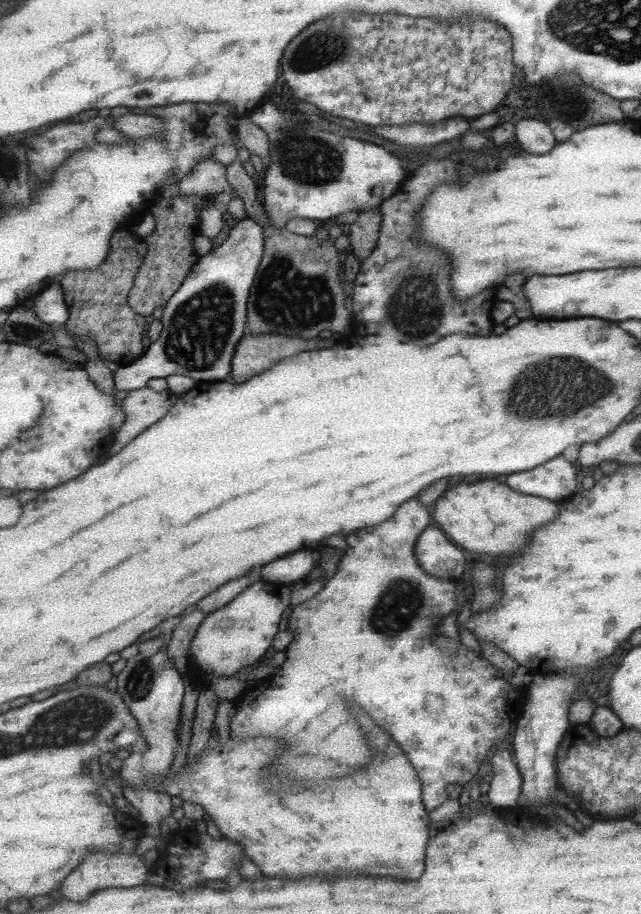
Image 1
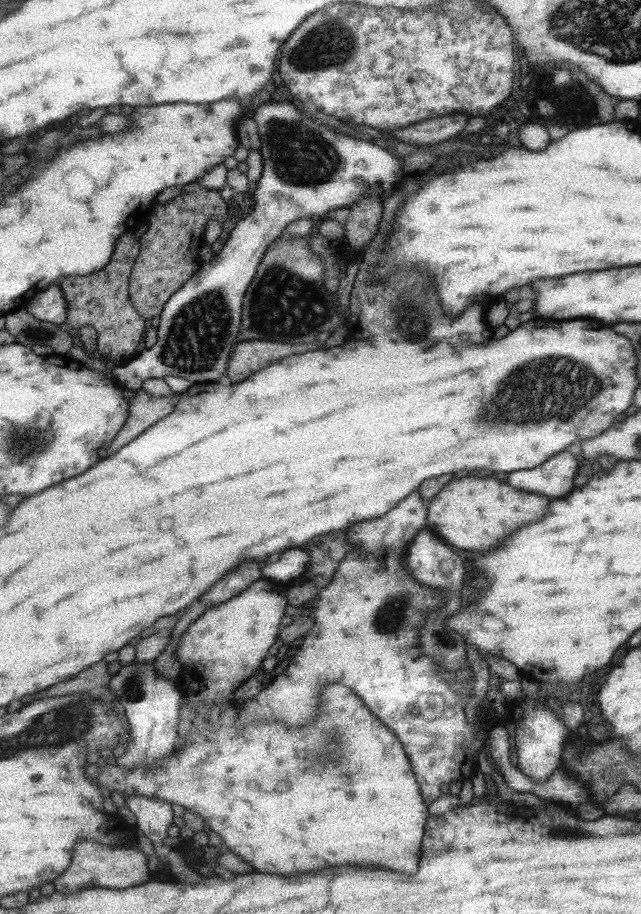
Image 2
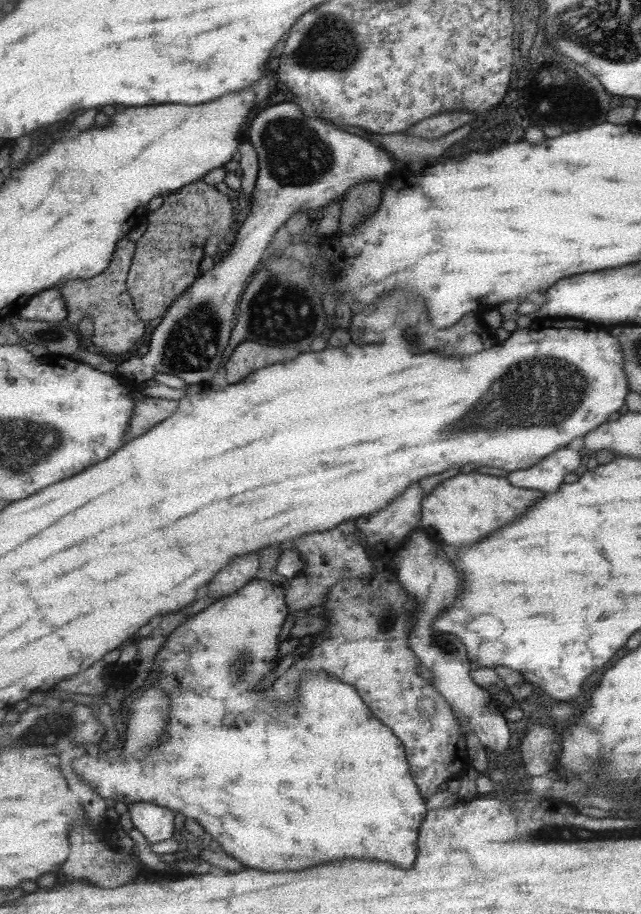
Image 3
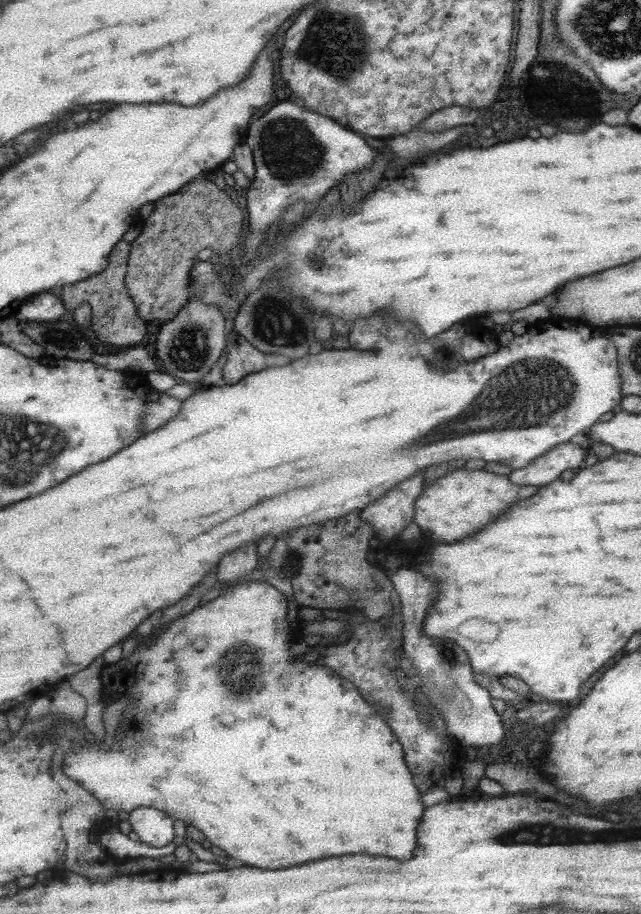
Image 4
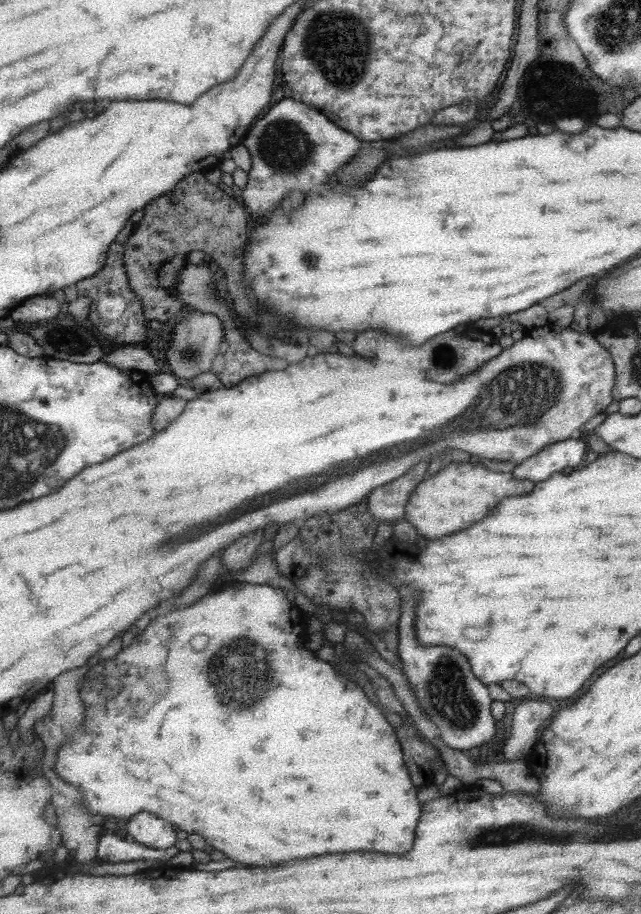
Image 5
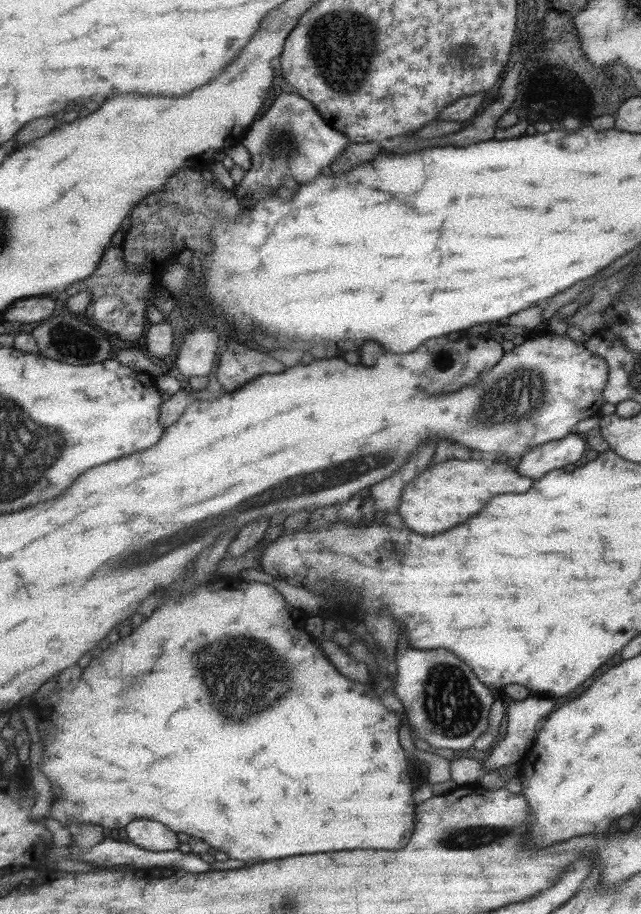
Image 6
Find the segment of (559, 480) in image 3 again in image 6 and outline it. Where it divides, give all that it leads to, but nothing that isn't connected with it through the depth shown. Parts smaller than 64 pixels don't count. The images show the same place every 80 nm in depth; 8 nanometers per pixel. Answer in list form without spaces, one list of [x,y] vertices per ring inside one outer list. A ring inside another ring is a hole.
[[[568,434],[565,438],[550,441],[526,452],[523,457],[516,459],[514,467],[517,474],[525,478],[537,480],[551,470],[563,468],[565,464],[575,464],[585,450],[583,440],[577,434]]]

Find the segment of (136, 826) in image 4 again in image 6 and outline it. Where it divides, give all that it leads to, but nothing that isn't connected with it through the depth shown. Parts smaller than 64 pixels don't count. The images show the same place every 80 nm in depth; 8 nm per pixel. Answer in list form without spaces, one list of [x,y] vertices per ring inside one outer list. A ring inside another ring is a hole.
[[[137,820],[131,822],[127,826],[127,836],[130,842],[138,844],[145,850],[177,850],[179,848],[179,838],[177,832],[169,830],[165,824],[161,822],[153,822],[153,820]]]

